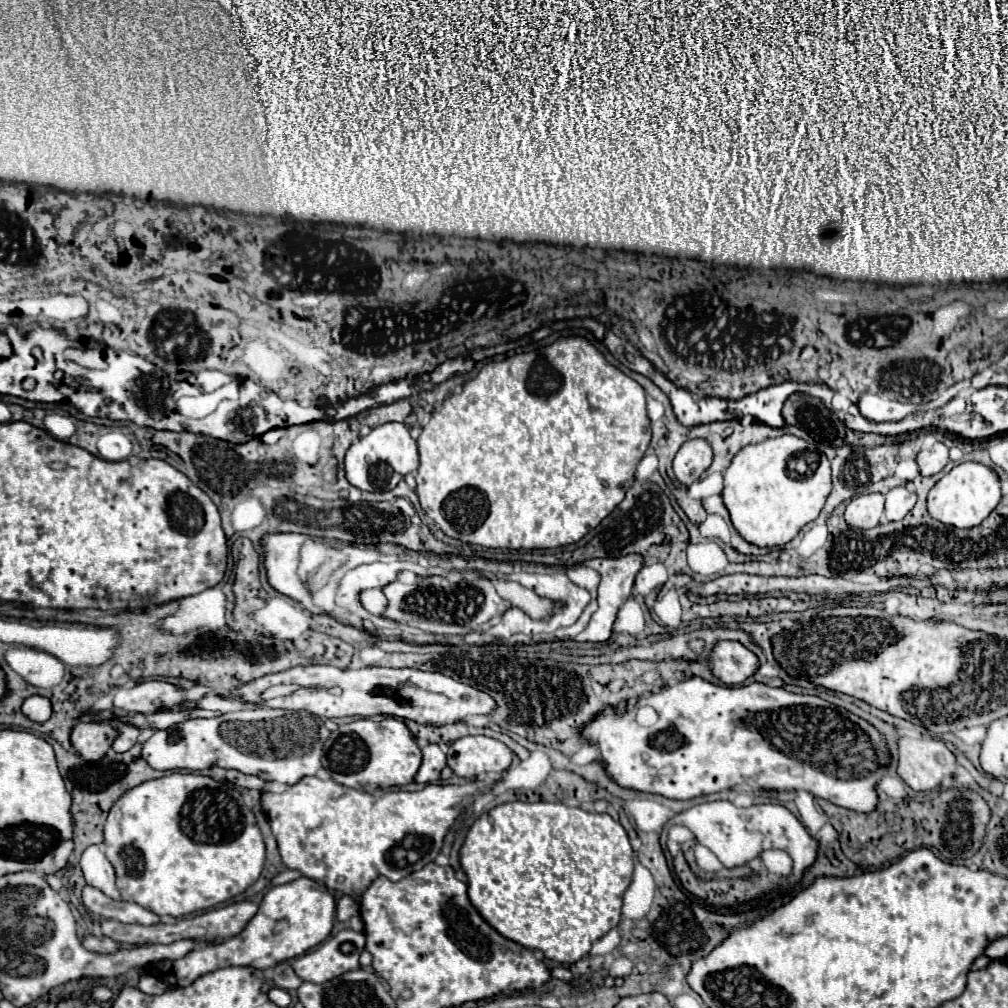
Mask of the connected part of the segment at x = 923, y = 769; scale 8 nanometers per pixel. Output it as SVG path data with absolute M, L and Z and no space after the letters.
M898 736L896 772L912 790L934 790L944 776L956 774L956 760L940 740Z

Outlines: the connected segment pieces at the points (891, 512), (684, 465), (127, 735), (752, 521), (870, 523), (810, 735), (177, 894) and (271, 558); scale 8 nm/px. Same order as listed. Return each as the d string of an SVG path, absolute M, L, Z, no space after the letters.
M898 486L886 494L886 520L900 522L914 508L916 492L912 486Z
M688 440L682 444L674 458L674 474L680 484L692 486L710 464L712 448L706 444L706 440Z
M112 722L114 728L118 728L120 736L114 740L114 746L112 750L122 754L122 752L128 752L136 742L138 742L138 736L140 736L140 730L134 728L134 726L128 726L128 724L122 724L122 722Z
M796 436L744 446L724 472L722 498L738 534L760 548L788 544L804 524L818 518L830 494L830 462L816 446Z
M866 494L854 498L846 506L844 520L858 530L870 530L878 524L882 524L884 514L884 496L882 494Z
M690 678L656 692L656 724L638 724L636 712L638 708L626 710L606 706L580 728L580 736L598 746L602 756L600 764L618 786L660 794L672 800L690 800L746 784L754 790L806 790L842 808L872 812L876 808L874 786L884 776L890 760L882 734L856 714L818 696L792 694L758 682L742 688L728 688L704 678Z
M174 772L174 774L168 774L168 776L162 776L162 778L156 778L156 780L148 780L132 790L128 790L110 810L108 814L108 820L106 820L106 826L104 826L104 854L106 858L114 864L114 870L116 870L116 886L122 894L122 900L126 902L136 902L148 910L152 910L154 914L158 914L160 918L162 916L174 916L174 918L180 918L180 916L188 916L188 914L194 914L198 910L206 910L206 908L212 908L216 904L222 904L230 898L234 898L236 894L242 894L246 888L250 888L260 872L262 872L262 866L264 866L264 842L262 842L262 834L260 834L260 828L256 824L256 818L250 810L250 806L244 802L244 796L240 794L238 788L234 788L234 784L230 782L216 782L208 776L198 776L198 774L180 774L180 772Z
M270 534L262 540L266 550L266 572L268 582L278 592L298 600L304 608L318 614L322 612L314 602L312 594L306 590L302 578L298 576L298 564L300 564L300 548L304 546L306 536L304 534Z

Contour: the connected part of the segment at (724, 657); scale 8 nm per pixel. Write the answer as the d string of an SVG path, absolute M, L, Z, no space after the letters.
M718 642L710 656L716 678L724 684L742 684L758 670L758 656L740 642Z

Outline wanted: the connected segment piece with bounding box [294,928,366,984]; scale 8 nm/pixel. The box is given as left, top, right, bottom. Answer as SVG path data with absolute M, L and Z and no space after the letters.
M350 928L338 932L336 936L322 942L322 946L296 958L294 970L302 980L308 982L328 982L342 976L348 970L360 966L360 954L364 950L366 938Z

